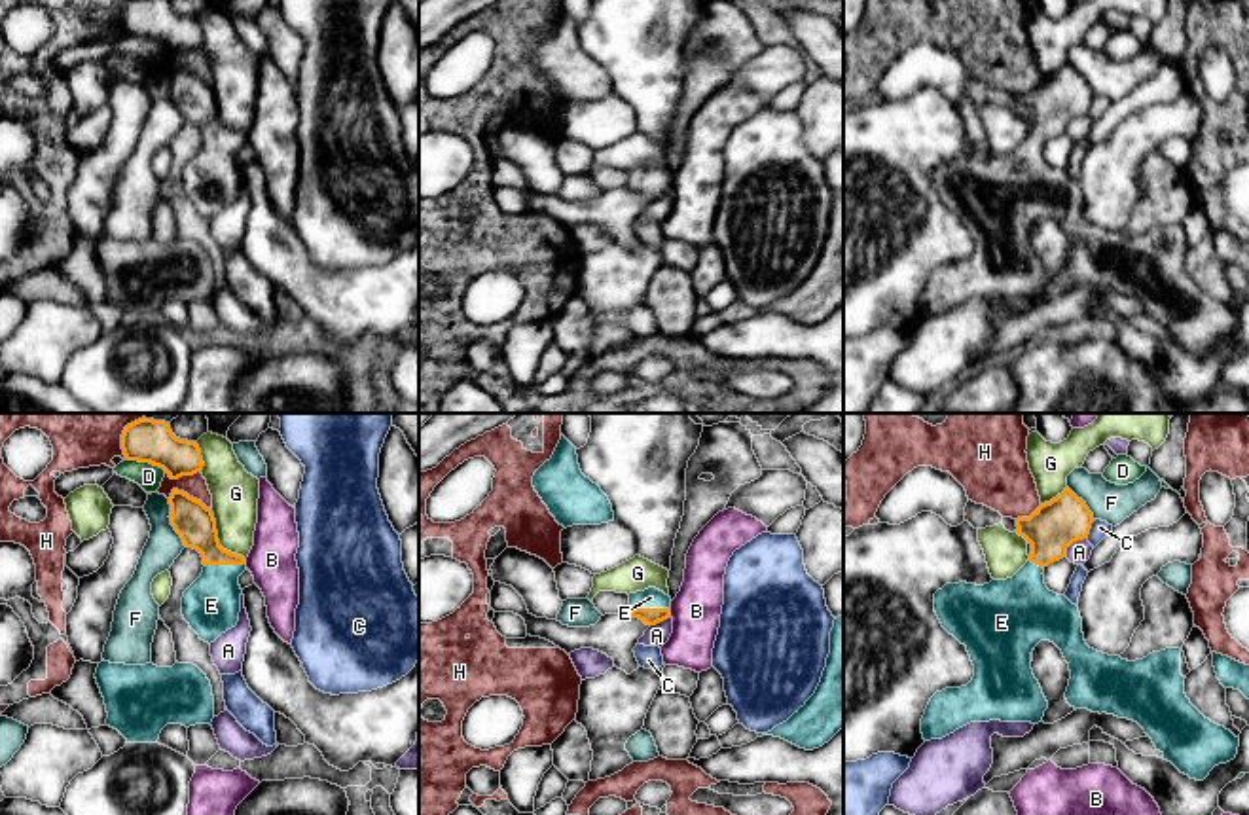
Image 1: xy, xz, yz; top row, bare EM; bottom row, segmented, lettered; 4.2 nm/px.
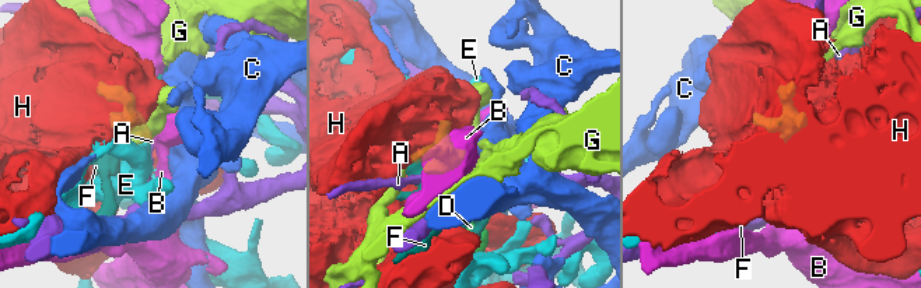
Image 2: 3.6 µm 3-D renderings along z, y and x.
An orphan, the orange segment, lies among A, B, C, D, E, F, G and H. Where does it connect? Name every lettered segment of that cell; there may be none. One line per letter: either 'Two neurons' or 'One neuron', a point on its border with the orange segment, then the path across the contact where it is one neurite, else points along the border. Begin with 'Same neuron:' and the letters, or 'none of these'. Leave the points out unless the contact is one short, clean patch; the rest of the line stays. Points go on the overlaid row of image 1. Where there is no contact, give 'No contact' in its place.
Same neuron: E
A: Two neurons. Touches orange at yz (1073, 541). Boundary: yz (1086, 537), (1073, 543), (1064, 556)
B: Two neurons. Touches orange at xz (669, 613). Boundary: xz (669, 609), (671, 615)
C: Two neurons. Touches orange at yz (1090, 527). Boundary: yz (1096, 520), (1086, 537)
D: Two neurons. Touches orange at xy (146, 461). Boundary: xy (127, 459), (152, 463), (165, 470)
E: One neuron. Touches orange at xy (224, 563). Path across: xy (192, 520), (209, 548), (224, 563), (211, 605)
F: Two neurons. Touches orange at xy (171, 524)
G: Two neurons. Touches orange at xy (218, 541)
H: Two neurons. Touches orange at xy (188, 495)

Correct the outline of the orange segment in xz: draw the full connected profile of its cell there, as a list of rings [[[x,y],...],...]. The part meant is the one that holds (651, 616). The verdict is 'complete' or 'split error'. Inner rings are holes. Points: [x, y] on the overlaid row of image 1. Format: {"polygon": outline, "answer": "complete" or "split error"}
{"polygon": [[[656,588],[629,593],[627,614],[643,620],[646,625],[656,625],[671,616],[671,597]]], "answer": "split error"}

